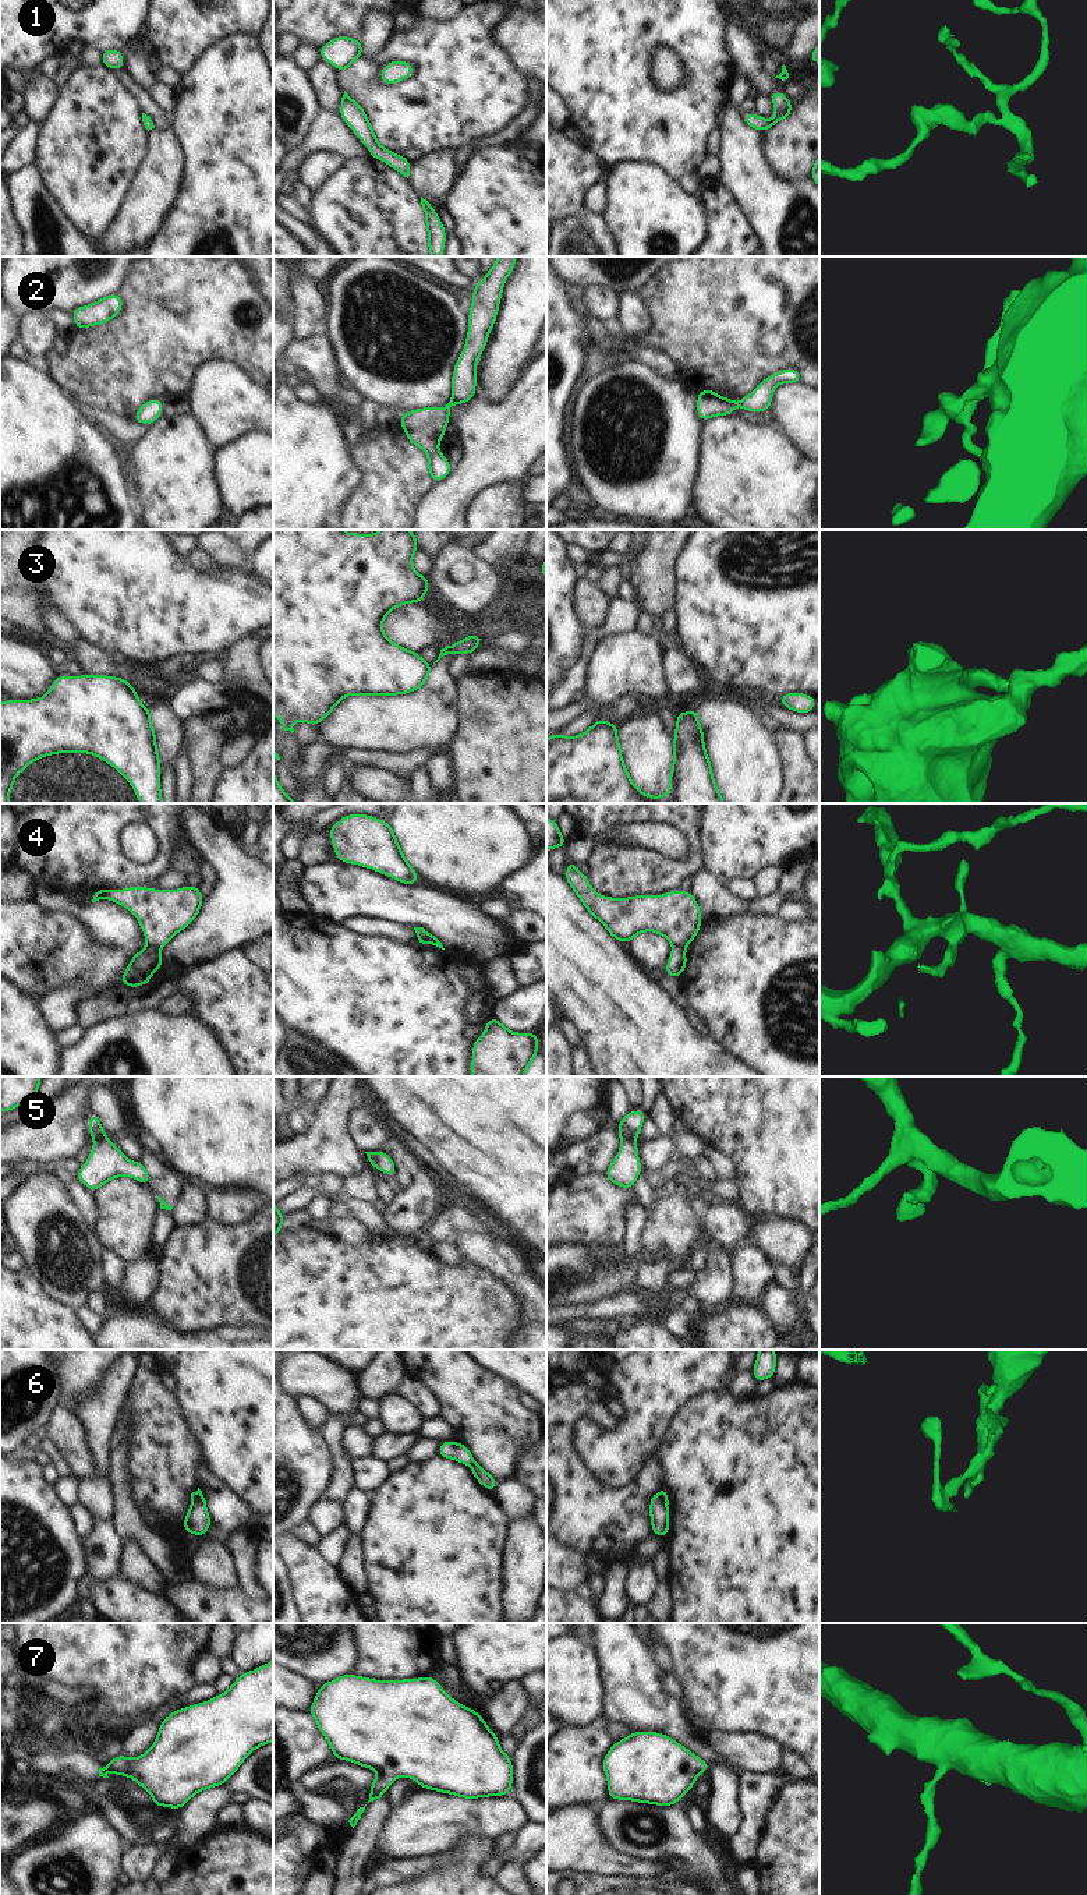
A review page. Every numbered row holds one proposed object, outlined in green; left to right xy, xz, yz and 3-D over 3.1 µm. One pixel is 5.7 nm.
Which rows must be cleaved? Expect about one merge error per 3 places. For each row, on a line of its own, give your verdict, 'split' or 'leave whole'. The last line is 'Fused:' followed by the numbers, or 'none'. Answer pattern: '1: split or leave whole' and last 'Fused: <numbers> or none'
1: leave whole
2: leave whole
3: split
4: split
5: split
6: split
7: leave whole
Fused: 3, 4, 5, 6

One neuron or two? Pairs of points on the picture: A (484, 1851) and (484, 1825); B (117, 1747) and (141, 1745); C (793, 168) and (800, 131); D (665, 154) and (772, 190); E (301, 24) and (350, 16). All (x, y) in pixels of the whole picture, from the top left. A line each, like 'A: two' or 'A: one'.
A: two
B: two
C: one
D: two
E: one

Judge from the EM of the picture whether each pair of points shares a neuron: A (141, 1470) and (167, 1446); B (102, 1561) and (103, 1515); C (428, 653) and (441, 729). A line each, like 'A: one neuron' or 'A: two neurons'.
A: one neuron
B: one neuron
C: two neurons

